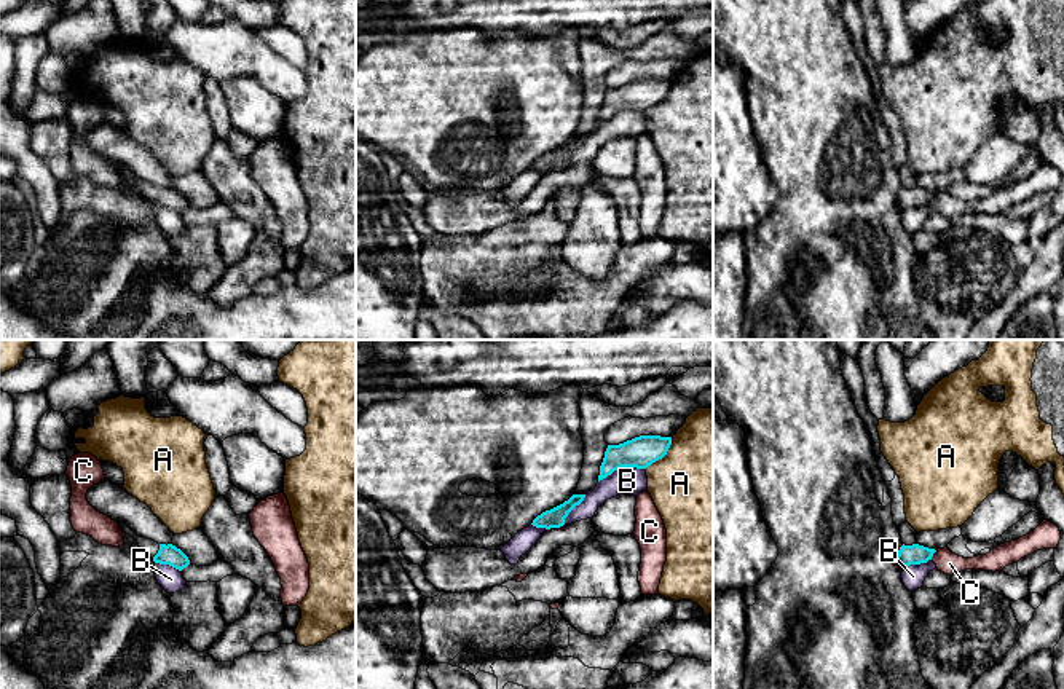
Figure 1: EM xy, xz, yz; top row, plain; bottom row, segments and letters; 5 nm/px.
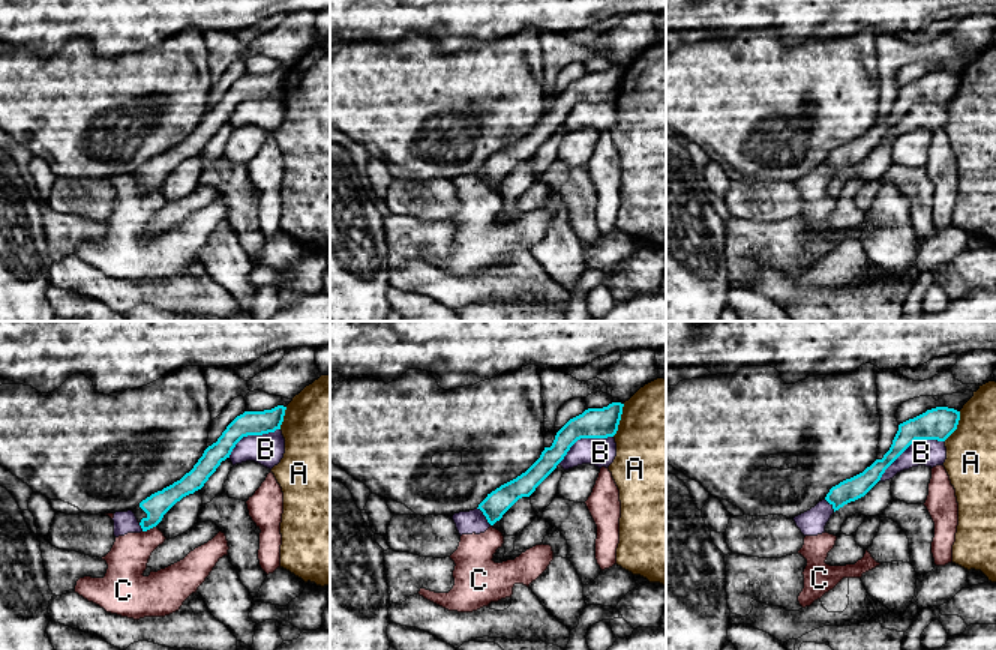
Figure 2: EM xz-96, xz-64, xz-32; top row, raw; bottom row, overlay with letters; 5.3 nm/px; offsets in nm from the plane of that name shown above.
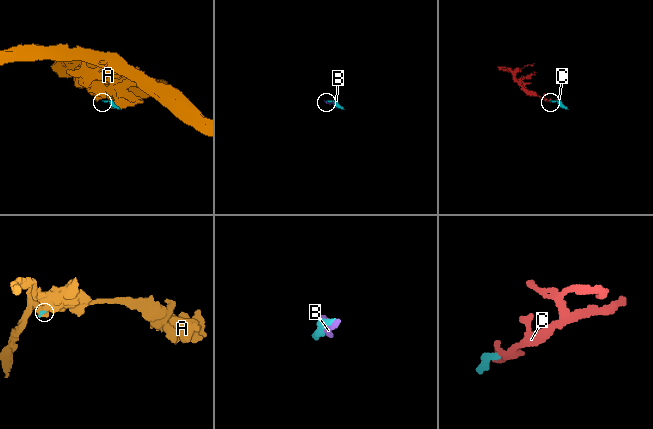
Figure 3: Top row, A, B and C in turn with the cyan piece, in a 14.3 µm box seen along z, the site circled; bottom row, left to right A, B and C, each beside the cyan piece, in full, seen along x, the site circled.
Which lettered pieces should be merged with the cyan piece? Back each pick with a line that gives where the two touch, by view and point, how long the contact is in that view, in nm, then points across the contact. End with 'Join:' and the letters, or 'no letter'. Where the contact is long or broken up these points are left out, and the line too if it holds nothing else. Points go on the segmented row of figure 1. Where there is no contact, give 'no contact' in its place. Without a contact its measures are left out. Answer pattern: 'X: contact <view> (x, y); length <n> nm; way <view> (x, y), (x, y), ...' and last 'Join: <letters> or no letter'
Join: no letter

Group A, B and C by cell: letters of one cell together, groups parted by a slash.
A / B C

